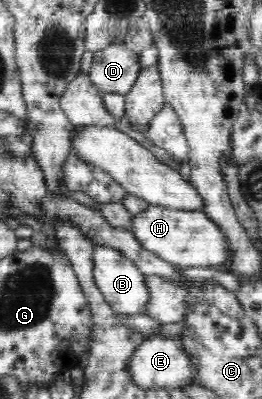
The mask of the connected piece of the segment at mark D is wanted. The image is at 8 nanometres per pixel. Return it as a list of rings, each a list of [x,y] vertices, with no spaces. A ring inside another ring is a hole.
[[[125,42],[114,43],[94,53],[89,77],[103,93],[128,94],[143,67],[140,55]]]

